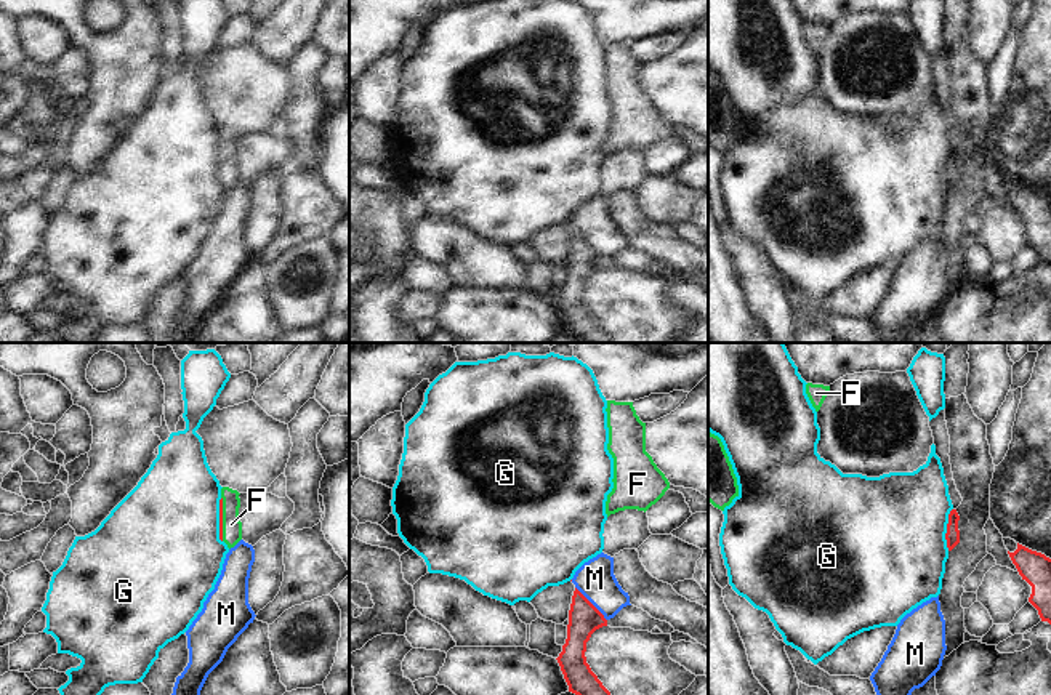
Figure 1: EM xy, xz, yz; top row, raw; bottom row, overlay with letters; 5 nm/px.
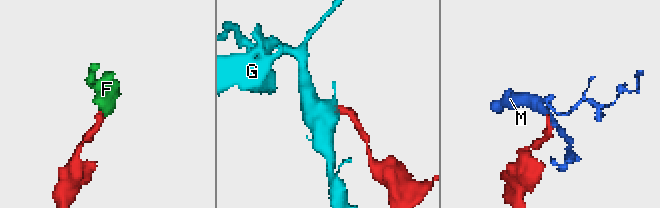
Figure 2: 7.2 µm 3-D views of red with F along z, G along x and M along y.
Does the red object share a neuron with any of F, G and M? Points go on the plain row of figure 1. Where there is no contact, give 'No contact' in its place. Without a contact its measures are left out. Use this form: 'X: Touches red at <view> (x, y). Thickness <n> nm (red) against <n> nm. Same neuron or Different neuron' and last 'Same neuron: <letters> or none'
F: Touches red at xy (221, 160). Thickness 20 nm (red) against 100 nm. Same neuron
G: Touches red at yz (947, 170). Thickness 70 nm (red) against 480 nm. Different neuron
M: Touches red at xz (591, 245). Thickness 160 nm (red) against 190 nm. Different neuron
Same neuron: F.

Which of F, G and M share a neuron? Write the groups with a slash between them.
F / G / M

